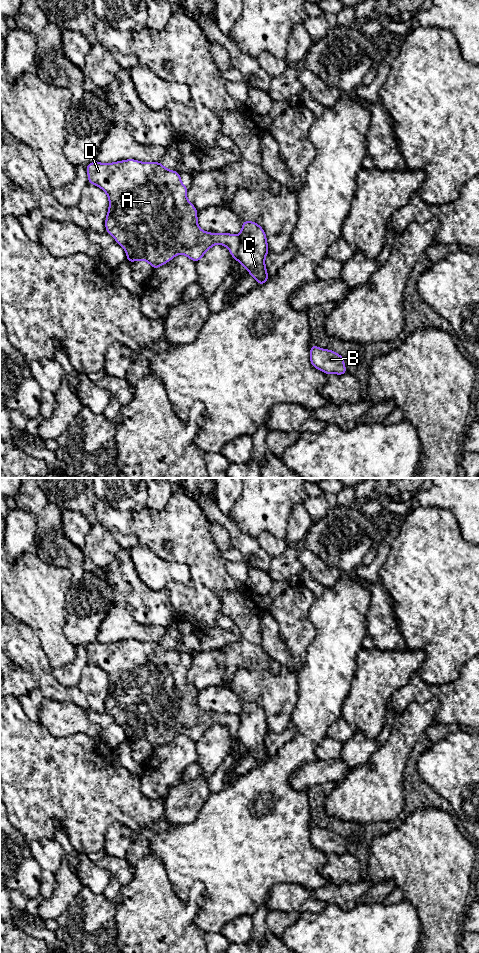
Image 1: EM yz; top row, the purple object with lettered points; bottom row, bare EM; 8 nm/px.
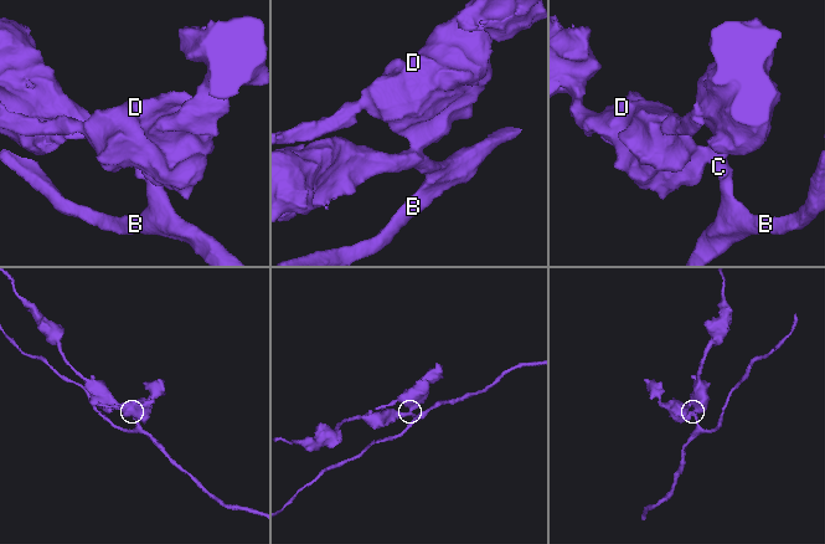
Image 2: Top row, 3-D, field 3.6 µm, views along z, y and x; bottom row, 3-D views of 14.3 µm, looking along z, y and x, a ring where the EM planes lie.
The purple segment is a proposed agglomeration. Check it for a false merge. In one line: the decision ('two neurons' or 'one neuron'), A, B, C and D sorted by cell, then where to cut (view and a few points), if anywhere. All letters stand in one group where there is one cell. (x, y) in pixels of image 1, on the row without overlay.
two neurons | A D / B C | yz (239, 716), (239, 729), (236, 739)

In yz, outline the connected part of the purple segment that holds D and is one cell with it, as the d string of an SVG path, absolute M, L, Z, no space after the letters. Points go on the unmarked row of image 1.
M135 639L103 644L94 641L86 646L88 662L100 667L109 679L109 689L106 695L106 711L126 732L127 741L144 740L156 749L172 740L176 735L183 734L193 742L200 740L215 724L226 726L233 739L237 740L240 727L239 716L229 713L210 713L198 706L198 690L187 679L188 668L182 663L180 653L165 648L160 642L140 642Z

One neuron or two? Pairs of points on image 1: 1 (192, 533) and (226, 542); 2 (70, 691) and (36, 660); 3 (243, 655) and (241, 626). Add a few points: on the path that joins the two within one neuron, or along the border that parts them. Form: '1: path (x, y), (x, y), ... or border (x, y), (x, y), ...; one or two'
1: border (210, 521), (211, 539), (221, 552); two
2: path (60, 691), (42, 674), (41, 670); one
3: path (244, 648), (244, 633); one

